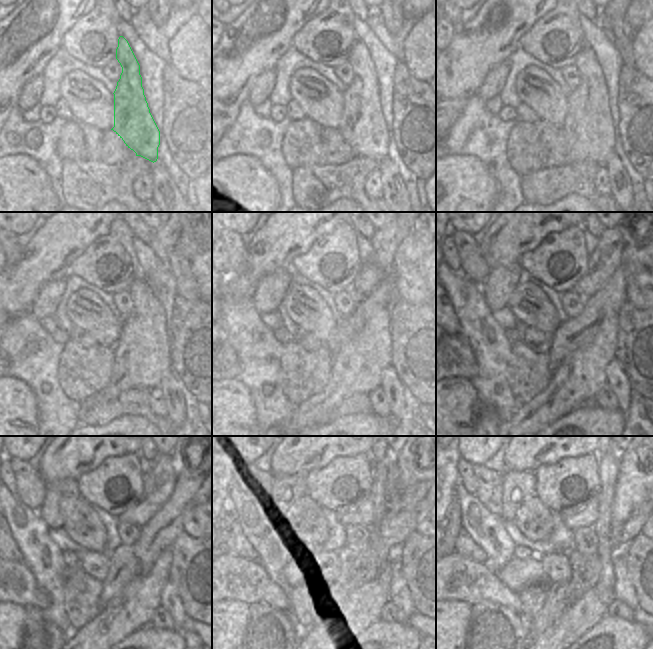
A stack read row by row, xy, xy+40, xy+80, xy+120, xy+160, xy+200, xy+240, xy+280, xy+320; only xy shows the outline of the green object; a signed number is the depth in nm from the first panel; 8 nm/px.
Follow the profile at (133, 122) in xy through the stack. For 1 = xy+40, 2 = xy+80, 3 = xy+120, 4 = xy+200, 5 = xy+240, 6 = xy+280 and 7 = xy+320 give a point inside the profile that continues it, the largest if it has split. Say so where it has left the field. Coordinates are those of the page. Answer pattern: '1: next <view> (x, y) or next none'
1: next xy+40 (363, 126)
2: next xy+80 (589, 131)
3: next xy+120 (142, 353)
4: next xy+200 (575, 382)
5: next xy+240 (133, 608)
6: next xy+280 (361, 608)
7: next xy+320 (588, 610)

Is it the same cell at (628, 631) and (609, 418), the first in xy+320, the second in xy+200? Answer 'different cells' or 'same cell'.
same cell

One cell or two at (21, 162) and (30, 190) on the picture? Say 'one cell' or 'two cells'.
one cell

